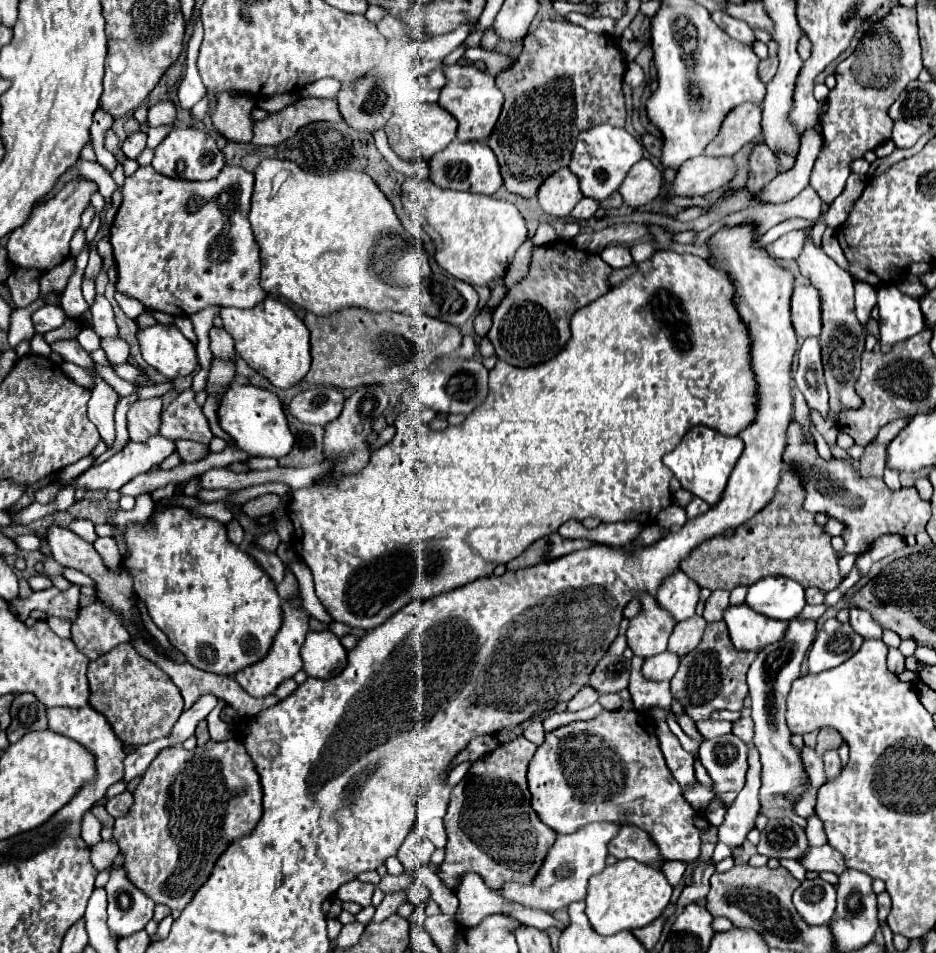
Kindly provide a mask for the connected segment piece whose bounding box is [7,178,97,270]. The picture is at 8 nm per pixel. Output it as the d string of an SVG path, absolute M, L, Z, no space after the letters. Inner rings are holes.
M85 178L73 180L57 196L49 198L43 206L35 206L27 224L11 232L7 240L9 260L17 268L35 268L35 270L53 270L69 256L69 240L79 228L81 212L91 200L91 194L97 190L97 184Z

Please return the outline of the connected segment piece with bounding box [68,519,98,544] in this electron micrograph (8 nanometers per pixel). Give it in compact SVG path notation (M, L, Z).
M88 519L74 520L68 528L91 544L98 538L94 524Z

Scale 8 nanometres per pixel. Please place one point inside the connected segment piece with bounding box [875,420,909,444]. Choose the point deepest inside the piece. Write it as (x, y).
(888, 432)

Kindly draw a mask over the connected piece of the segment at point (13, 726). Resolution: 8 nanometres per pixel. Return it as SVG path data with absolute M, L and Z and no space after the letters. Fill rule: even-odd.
M19 694L11 704L11 724L7 728L7 740L17 742L27 732L45 730L47 716L45 706L33 694Z

